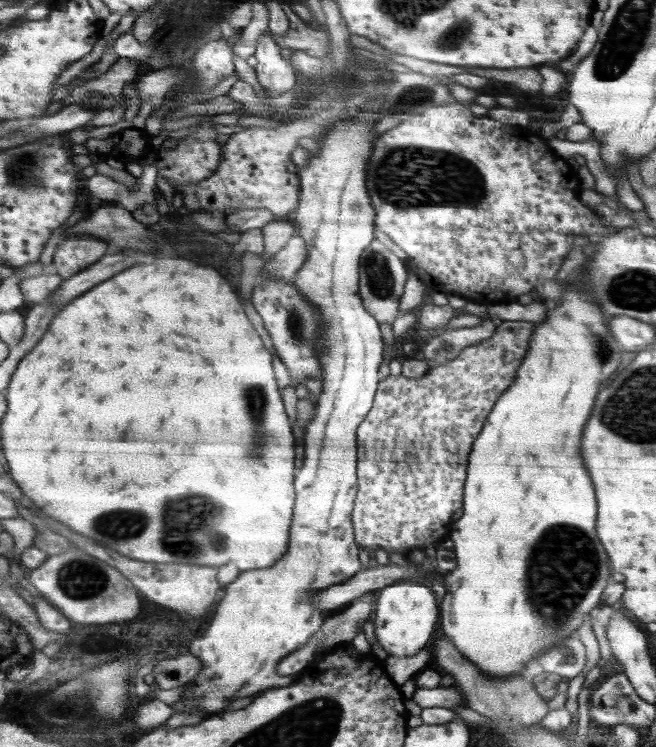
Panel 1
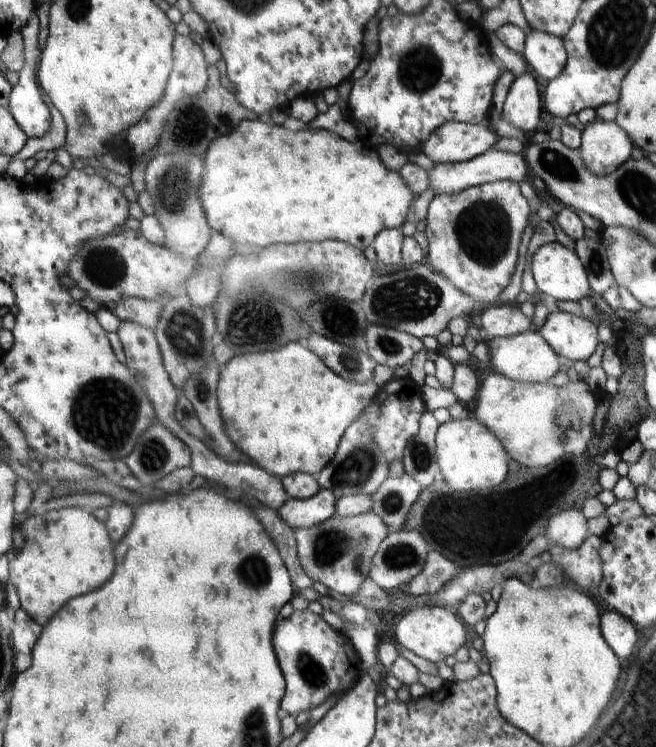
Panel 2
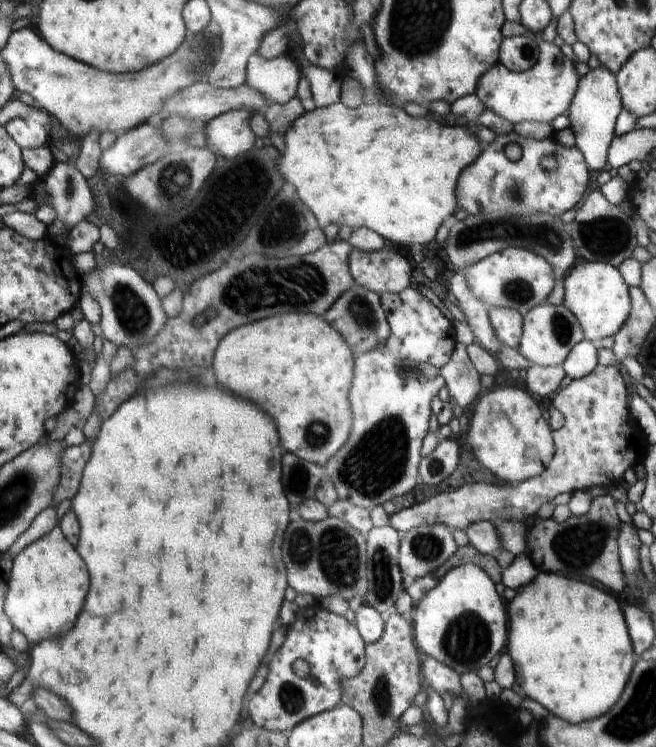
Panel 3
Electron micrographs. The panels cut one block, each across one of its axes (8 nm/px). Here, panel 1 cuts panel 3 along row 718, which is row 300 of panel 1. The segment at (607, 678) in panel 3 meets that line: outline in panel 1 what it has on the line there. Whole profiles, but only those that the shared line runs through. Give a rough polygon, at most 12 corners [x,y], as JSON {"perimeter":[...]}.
{"perimeter":[[573,284],[472,446],[442,632],[490,678],[610,578],[580,458],[623,347]]}

